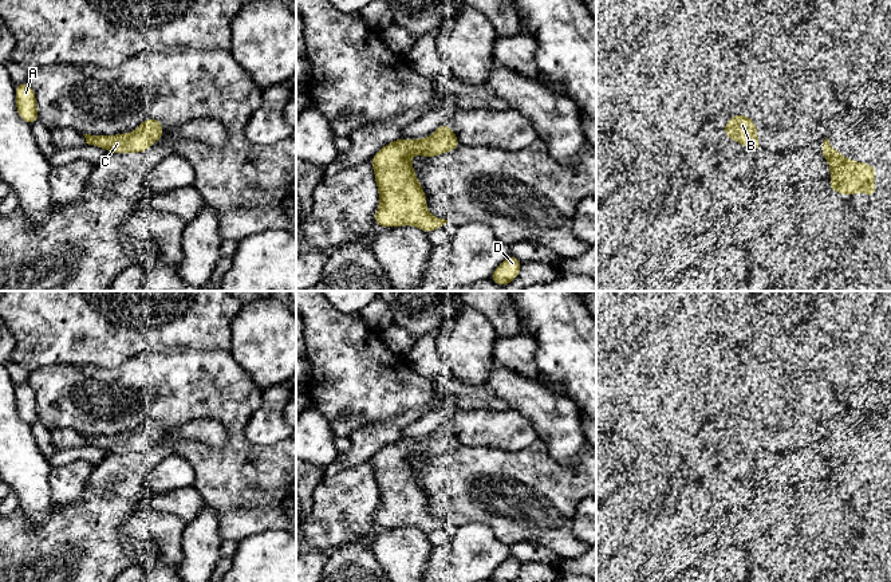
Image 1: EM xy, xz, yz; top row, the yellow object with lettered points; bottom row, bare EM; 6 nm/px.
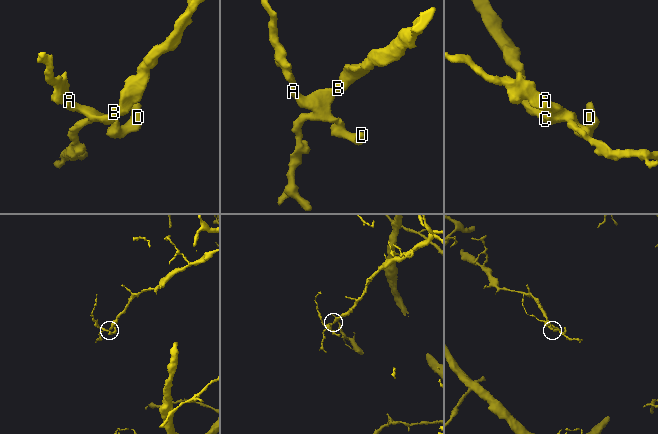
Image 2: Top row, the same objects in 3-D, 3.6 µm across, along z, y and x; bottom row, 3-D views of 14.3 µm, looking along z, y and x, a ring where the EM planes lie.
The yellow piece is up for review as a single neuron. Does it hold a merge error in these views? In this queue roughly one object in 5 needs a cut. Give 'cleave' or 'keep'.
keep

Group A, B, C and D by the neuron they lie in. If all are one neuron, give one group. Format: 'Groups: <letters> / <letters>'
Groups: A B C D

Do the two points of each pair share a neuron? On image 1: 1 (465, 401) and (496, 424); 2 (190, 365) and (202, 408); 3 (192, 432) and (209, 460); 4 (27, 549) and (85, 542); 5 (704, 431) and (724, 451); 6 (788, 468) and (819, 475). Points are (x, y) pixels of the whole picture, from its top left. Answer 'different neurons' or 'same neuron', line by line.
1: different neurons
2: same neuron
3: different neurons
4: same neuron
5: different neurons
6: same neuron

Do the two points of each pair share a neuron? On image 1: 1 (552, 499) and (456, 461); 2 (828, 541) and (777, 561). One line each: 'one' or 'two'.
1: one
2: one

